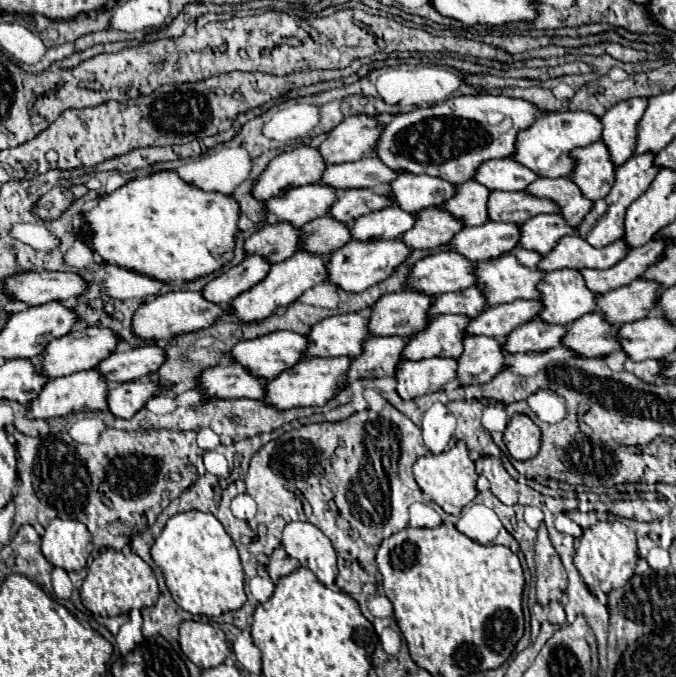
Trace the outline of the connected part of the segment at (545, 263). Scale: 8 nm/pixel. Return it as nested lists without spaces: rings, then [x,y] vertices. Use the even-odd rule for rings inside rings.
[[[563,236],[563,240],[559,240],[553,252],[547,254],[539,262],[539,268],[543,268],[543,272],[553,272],[561,268],[577,268],[577,270],[601,268],[605,270],[605,268],[613,268],[615,264],[619,264],[629,254],[629,250],[631,246],[625,236],[605,248],[593,248],[579,236]]]

